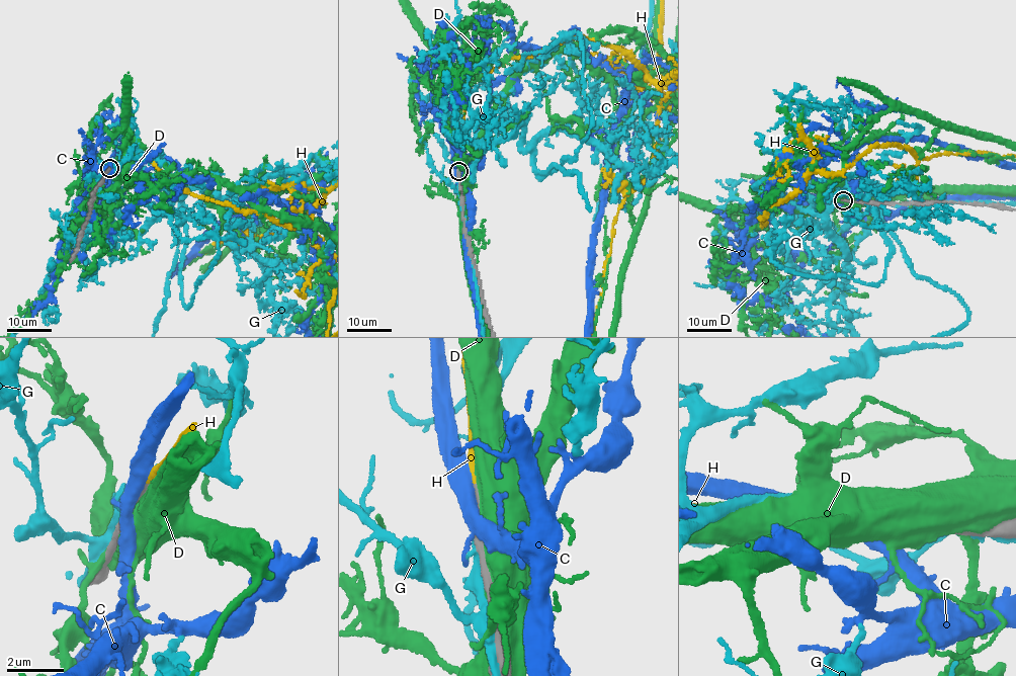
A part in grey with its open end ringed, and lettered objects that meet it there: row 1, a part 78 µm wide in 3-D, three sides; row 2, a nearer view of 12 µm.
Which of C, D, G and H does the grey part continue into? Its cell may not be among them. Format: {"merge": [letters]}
{"merge": ["H"]}

